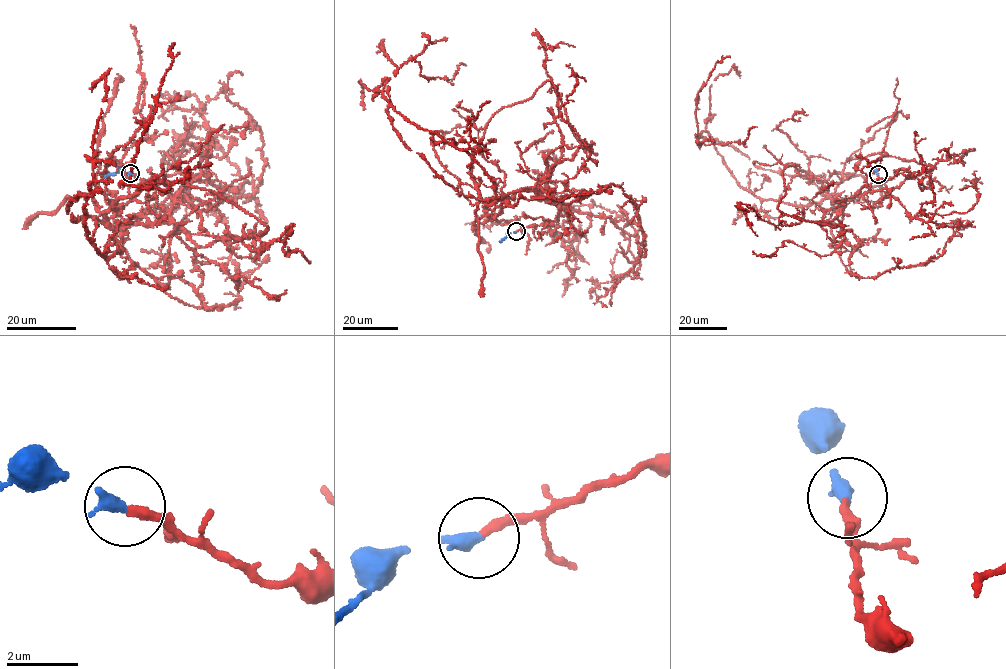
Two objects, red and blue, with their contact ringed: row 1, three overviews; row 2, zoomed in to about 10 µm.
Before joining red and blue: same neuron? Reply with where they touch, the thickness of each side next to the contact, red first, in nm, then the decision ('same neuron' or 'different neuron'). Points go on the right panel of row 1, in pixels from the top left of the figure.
at (878, 174); 240 nm thick on the red side, 360 nm on the other; same neuron

